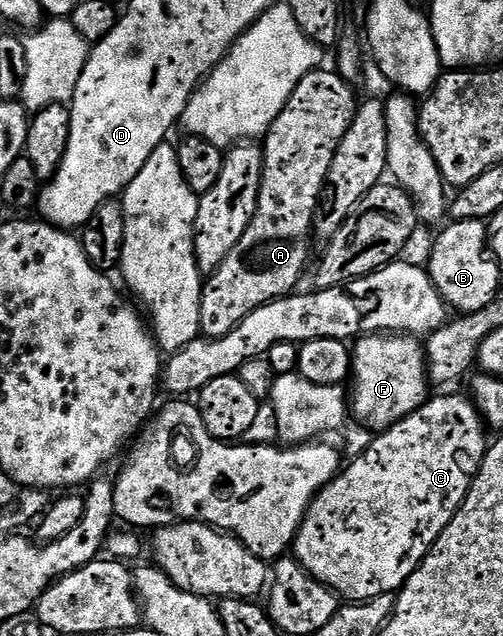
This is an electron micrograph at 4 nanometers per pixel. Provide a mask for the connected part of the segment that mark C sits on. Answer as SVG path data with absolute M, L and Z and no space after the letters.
M430 396L429 400L424 405L420 405L414 413L407 415L402 421L392 425L391 428L378 432L370 440L367 451L363 451L357 457L352 458L329 484L317 492L317 497L309 504L309 509L305 513L297 537L293 540L291 553L316 581L333 590L338 598L352 603L355 601L370 601L375 599L375 595L383 595L384 593L396 594L421 565L421 560L427 556L429 548L439 539L439 535L449 526L451 519L457 513L457 509L464 503L471 483L477 477L479 467L483 463L487 448L487 440L485 441L486 422L478 413L476 404L468 396L465 397Z

